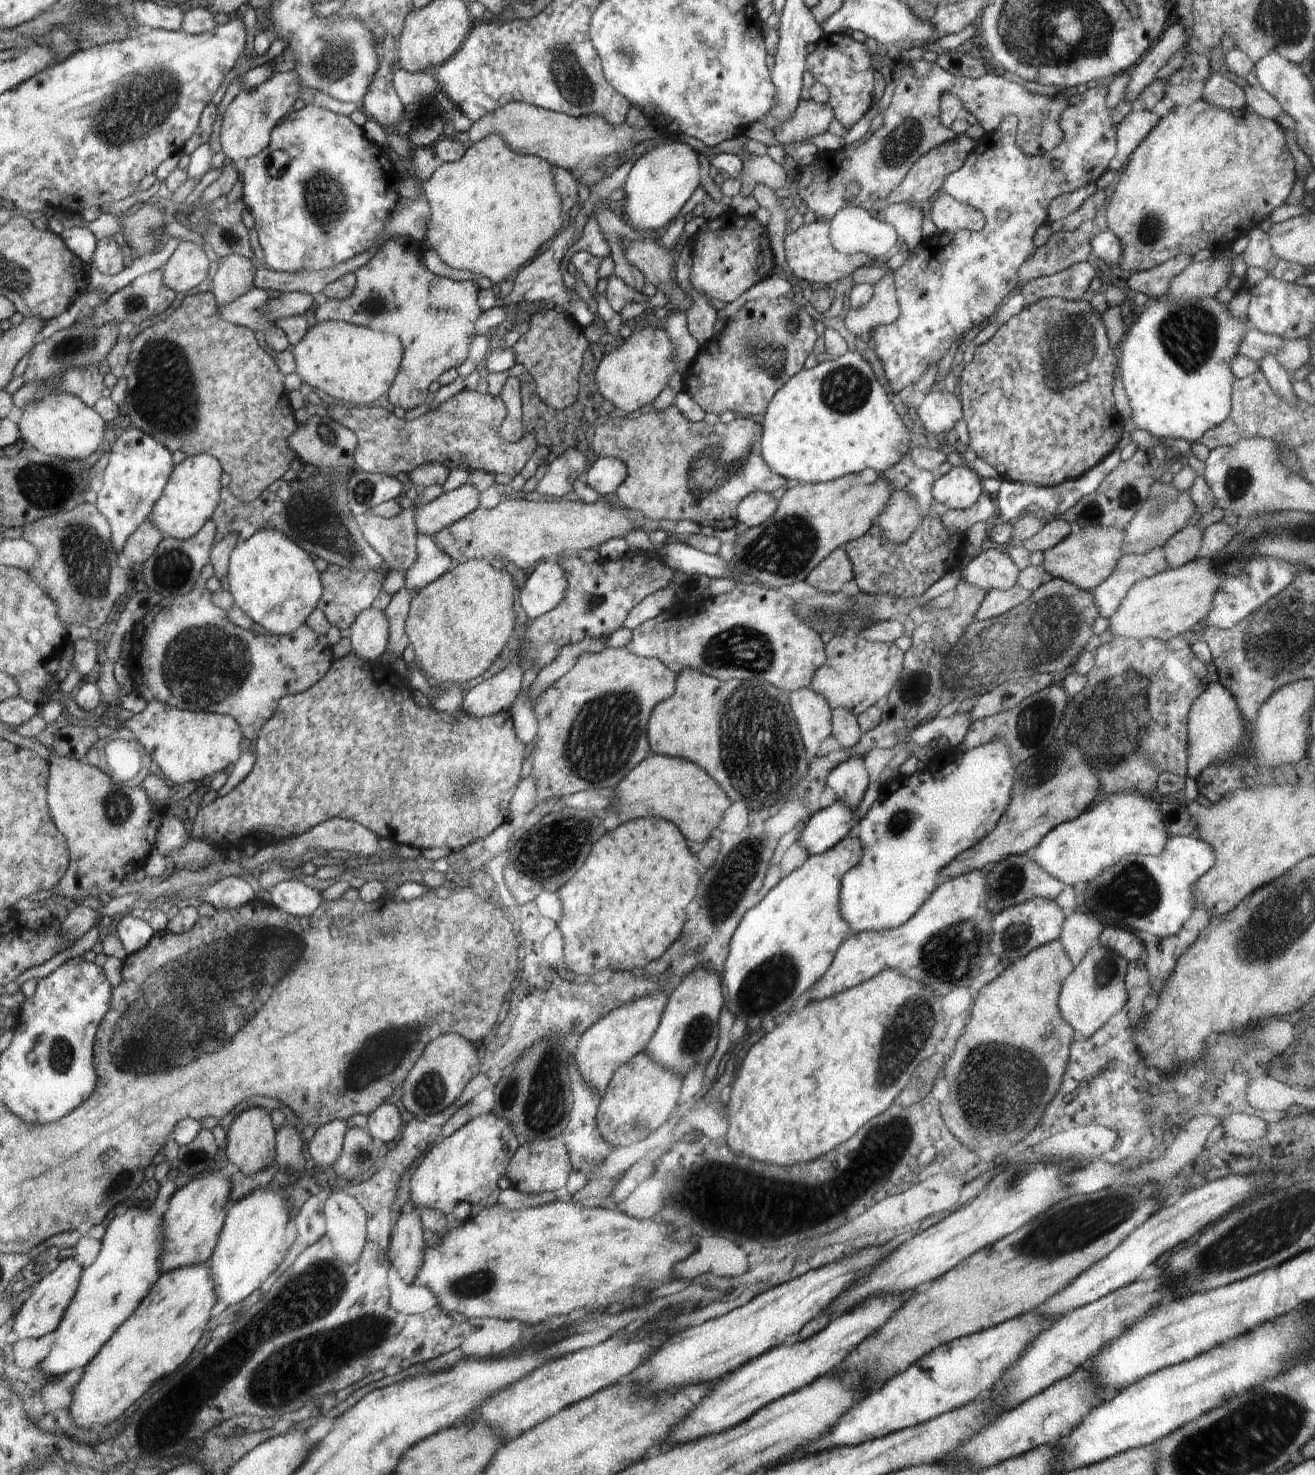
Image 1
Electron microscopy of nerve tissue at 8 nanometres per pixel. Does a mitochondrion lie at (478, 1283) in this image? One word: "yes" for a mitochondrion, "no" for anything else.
yes

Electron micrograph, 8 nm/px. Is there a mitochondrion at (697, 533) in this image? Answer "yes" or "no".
no

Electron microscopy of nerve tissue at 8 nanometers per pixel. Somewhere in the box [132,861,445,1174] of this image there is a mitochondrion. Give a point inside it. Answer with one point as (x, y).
(196, 1157)

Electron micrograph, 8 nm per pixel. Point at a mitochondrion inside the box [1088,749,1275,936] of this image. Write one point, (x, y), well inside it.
(1132, 892)

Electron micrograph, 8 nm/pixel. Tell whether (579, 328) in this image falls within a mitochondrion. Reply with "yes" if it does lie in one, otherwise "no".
no

